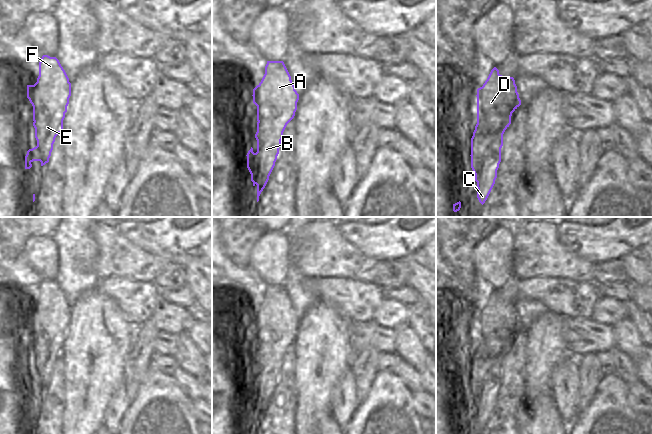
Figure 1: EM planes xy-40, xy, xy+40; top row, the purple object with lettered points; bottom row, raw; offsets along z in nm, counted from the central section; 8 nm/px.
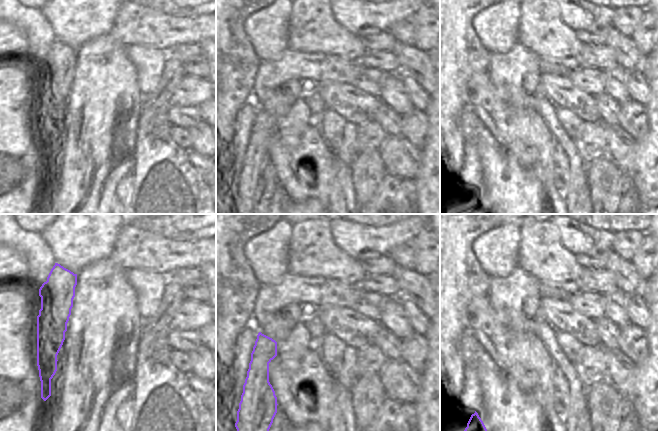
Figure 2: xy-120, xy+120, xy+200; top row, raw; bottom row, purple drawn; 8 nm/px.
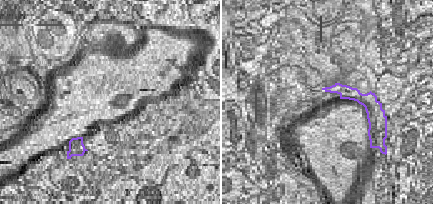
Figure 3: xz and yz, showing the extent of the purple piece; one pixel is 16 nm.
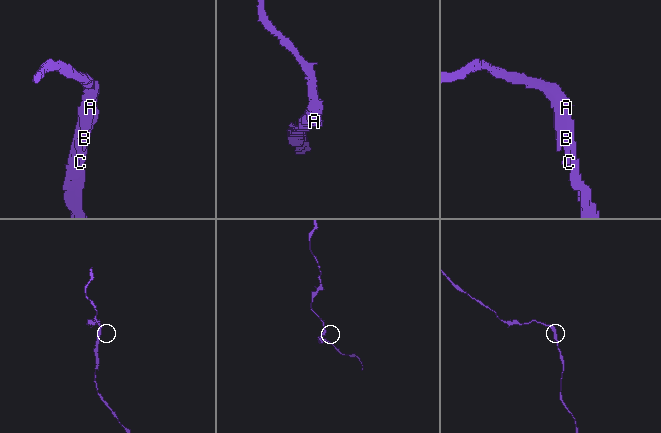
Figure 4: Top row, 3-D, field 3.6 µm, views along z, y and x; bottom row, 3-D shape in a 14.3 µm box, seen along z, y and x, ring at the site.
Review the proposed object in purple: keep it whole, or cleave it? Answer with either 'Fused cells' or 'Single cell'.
Fused cells.

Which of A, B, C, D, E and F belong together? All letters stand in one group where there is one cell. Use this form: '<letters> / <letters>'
A D F / B C E

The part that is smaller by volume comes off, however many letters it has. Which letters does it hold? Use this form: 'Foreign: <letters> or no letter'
Foreign: B, C, E

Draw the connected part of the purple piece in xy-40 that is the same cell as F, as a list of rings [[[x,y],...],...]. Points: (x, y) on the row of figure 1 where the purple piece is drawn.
[[[43,55],[39,62],[39,76],[34,85],[27,85],[27,98],[33,106],[33,121],[48,119],[52,113],[66,113],[71,96],[71,83],[56,57]]]

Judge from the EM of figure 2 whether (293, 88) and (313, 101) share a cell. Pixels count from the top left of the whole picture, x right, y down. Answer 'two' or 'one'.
two

